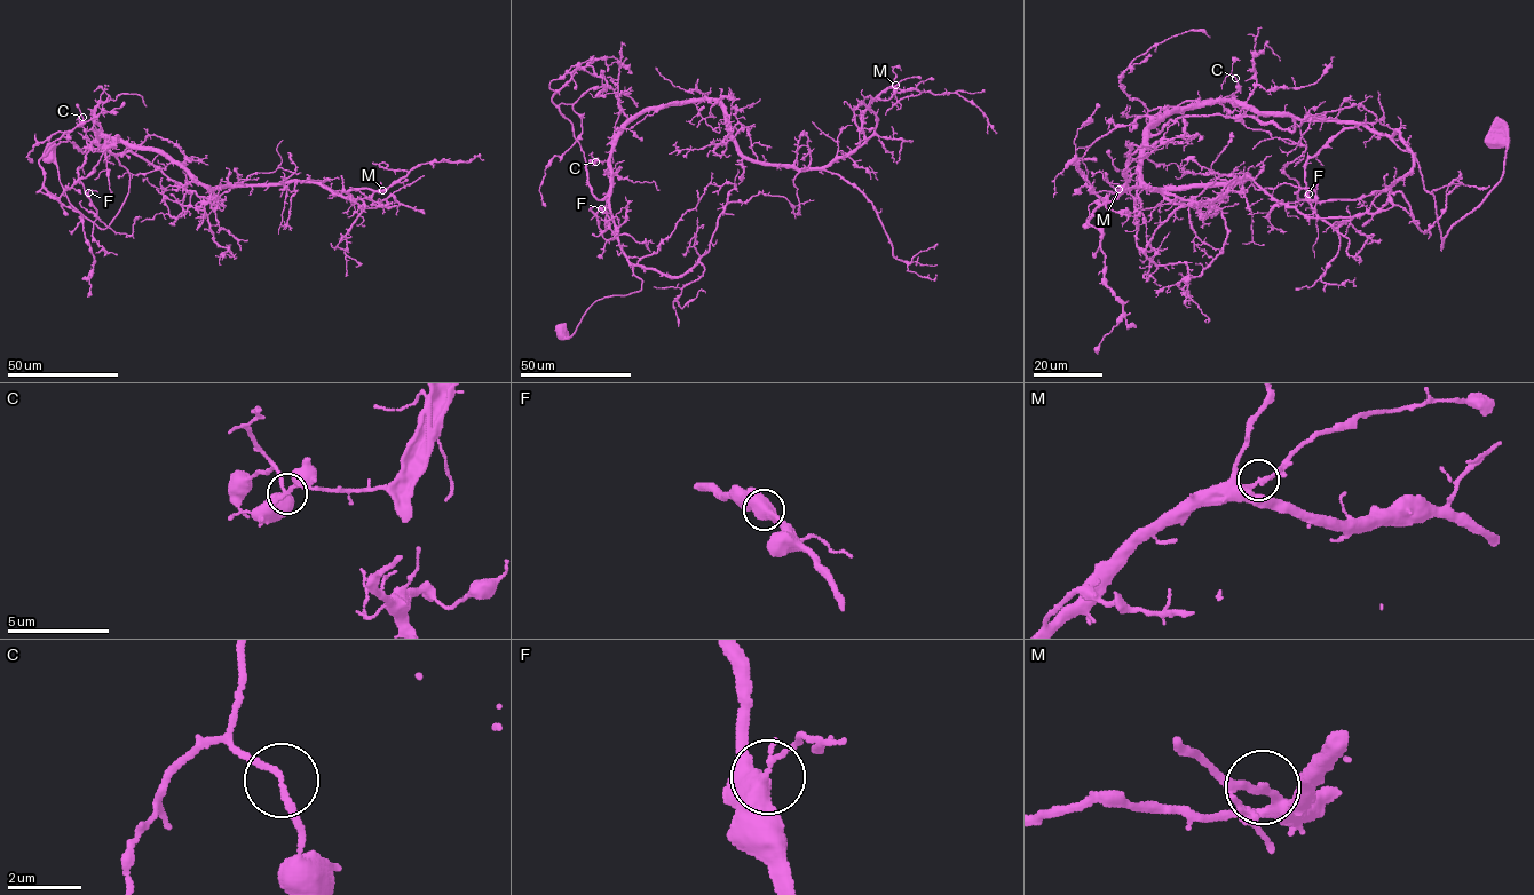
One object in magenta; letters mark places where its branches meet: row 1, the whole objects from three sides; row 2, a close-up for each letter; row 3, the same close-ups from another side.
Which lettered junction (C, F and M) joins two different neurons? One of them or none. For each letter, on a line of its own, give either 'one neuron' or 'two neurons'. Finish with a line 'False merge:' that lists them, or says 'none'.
C: one neuron
F: one neuron
M: one neuron
False merge: none

